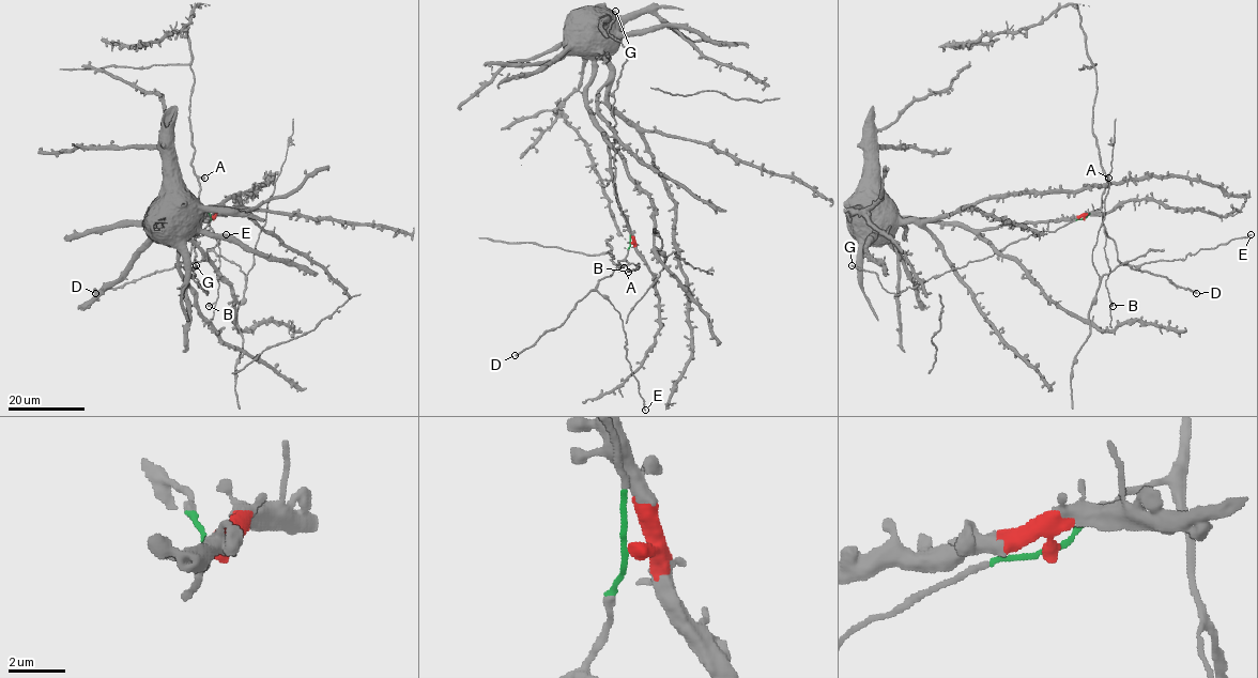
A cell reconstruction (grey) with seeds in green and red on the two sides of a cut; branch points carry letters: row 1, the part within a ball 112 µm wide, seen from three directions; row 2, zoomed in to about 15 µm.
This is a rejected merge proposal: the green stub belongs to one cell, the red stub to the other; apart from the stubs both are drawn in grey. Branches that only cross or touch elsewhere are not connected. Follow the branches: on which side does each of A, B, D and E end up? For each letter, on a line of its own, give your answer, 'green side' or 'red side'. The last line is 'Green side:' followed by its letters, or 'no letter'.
A: green side
B: green side
D: green side
E: green side
Green side: A, B, D, E

